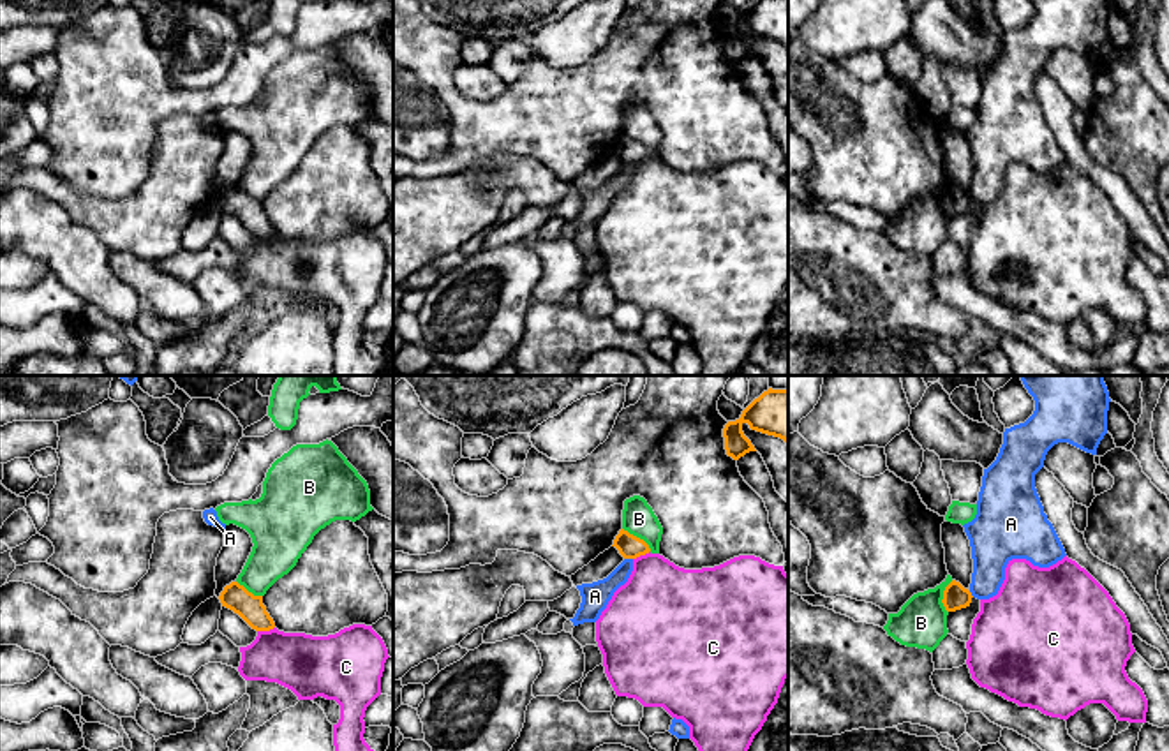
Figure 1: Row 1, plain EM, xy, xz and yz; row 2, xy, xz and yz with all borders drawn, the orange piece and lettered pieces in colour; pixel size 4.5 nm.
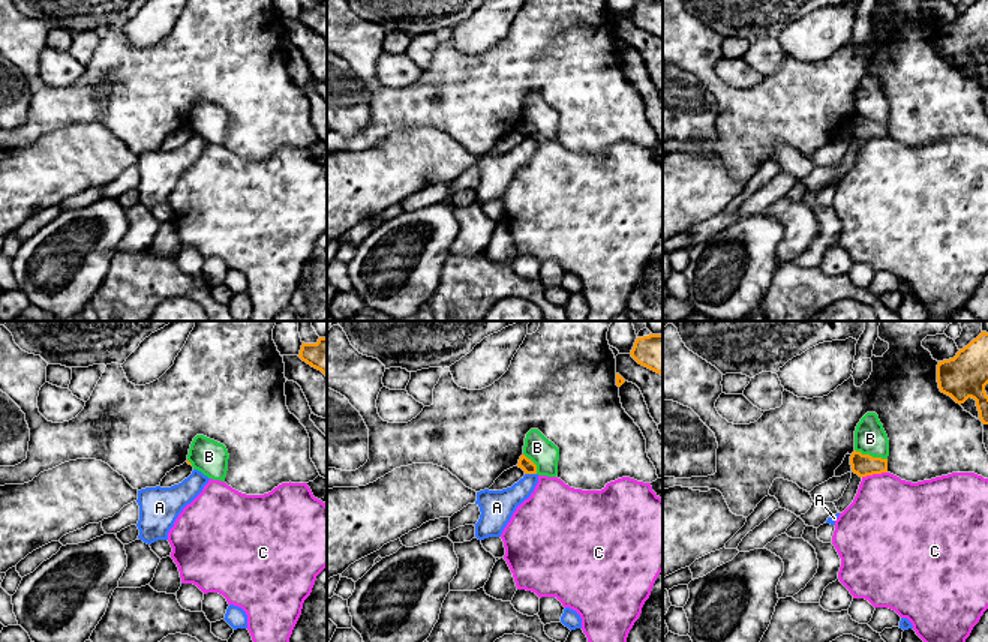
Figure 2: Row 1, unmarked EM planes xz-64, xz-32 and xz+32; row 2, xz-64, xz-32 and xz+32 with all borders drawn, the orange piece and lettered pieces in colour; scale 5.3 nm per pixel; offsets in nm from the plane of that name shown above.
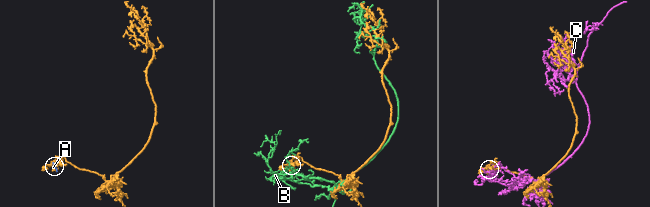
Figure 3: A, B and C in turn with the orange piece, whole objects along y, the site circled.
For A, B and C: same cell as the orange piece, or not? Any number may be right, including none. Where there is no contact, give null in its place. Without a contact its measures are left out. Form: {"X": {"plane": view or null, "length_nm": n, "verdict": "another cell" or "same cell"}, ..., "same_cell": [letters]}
{"A": {"plane": "xz", "length_nm": 40, "verdict": "another cell"}, "B": {"plane": "xz", "length_nm": 170, "verdict": "another cell"}, "C": {"plane": "xy", "length_nm": 80, "verdict": "another cell"}, "same_cell": []}

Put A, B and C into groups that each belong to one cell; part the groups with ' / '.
A / B / C

